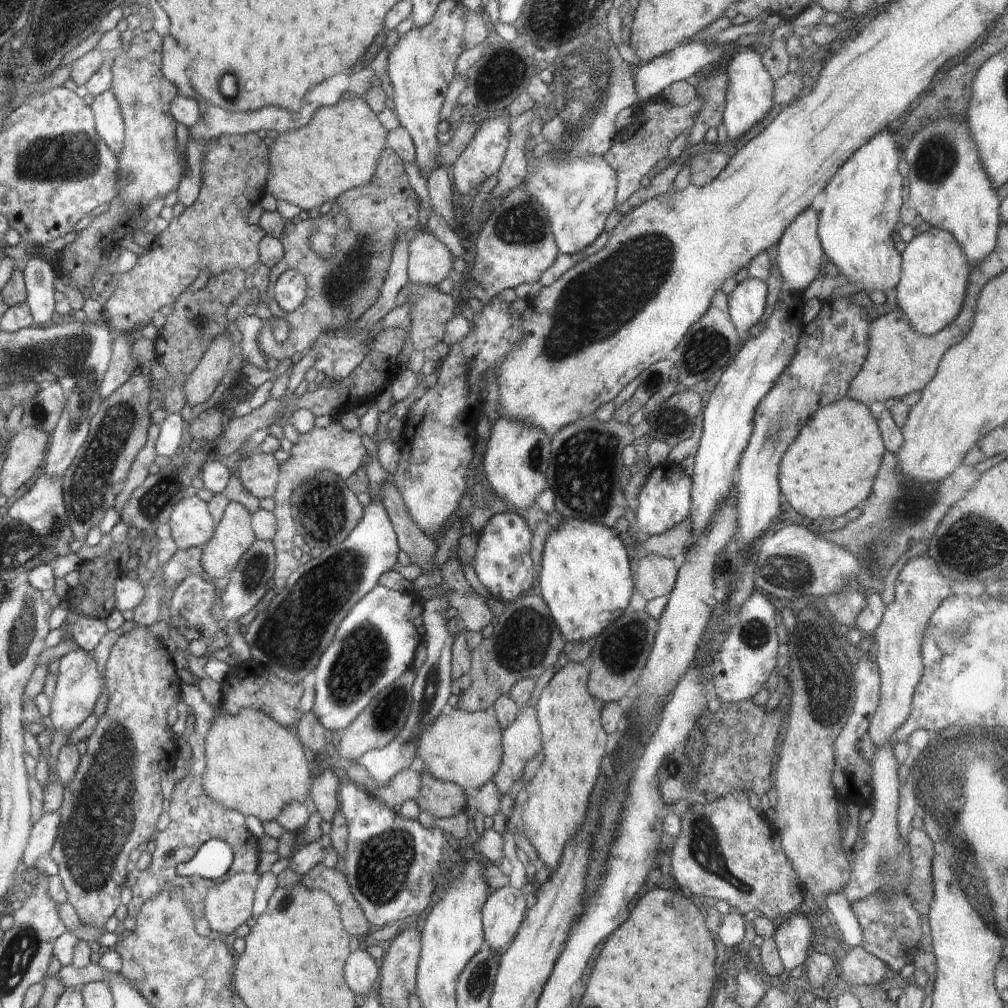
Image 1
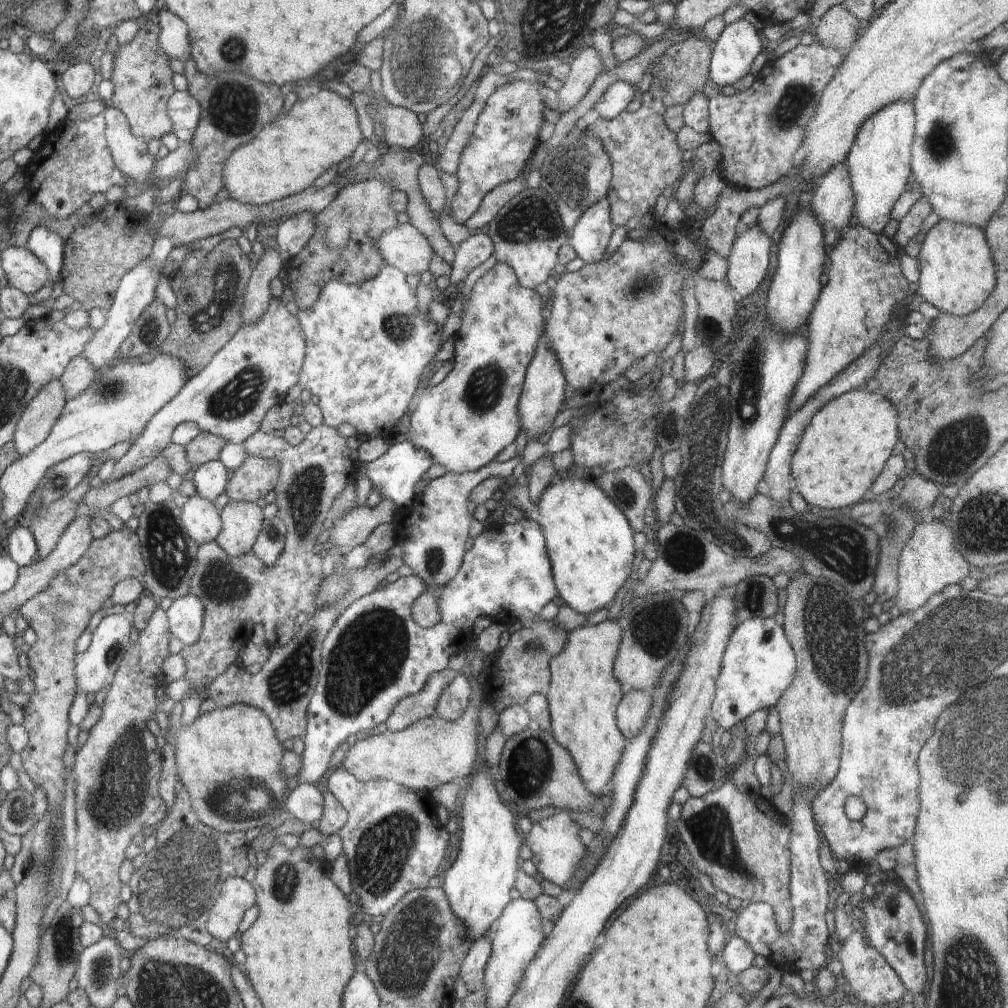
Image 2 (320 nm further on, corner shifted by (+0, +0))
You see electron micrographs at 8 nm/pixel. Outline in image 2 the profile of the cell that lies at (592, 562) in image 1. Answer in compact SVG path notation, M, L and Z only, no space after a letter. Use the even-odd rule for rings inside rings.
M566 472L559 474L554 484L542 492L534 517L544 534L554 584L561 601L574 612L589 617L606 608L630 578L635 559L634 533L626 516L616 508L610 496L594 484L594 479L582 480Z

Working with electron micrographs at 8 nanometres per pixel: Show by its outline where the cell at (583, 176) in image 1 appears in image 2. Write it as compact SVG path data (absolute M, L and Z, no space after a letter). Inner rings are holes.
M600 198L574 224L569 233L569 245L585 263L600 262L615 228L611 220L610 202Z

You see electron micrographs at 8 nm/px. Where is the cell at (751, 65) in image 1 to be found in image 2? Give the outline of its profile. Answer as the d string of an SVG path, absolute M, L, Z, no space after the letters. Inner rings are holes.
M744 17L727 24L711 45L709 78L719 89L744 78L758 54L766 51L765 39Z

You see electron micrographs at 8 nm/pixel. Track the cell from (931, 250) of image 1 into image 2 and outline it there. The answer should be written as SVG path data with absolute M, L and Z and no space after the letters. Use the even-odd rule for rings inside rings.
M941 220L928 230L921 244L919 281L913 286L935 308L949 318L965 318L975 312L996 286L996 268L983 228Z

